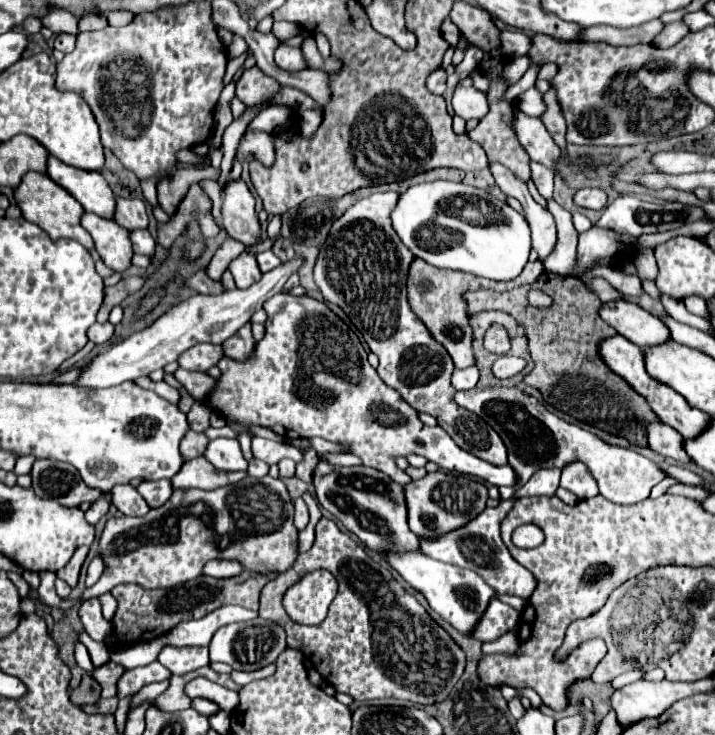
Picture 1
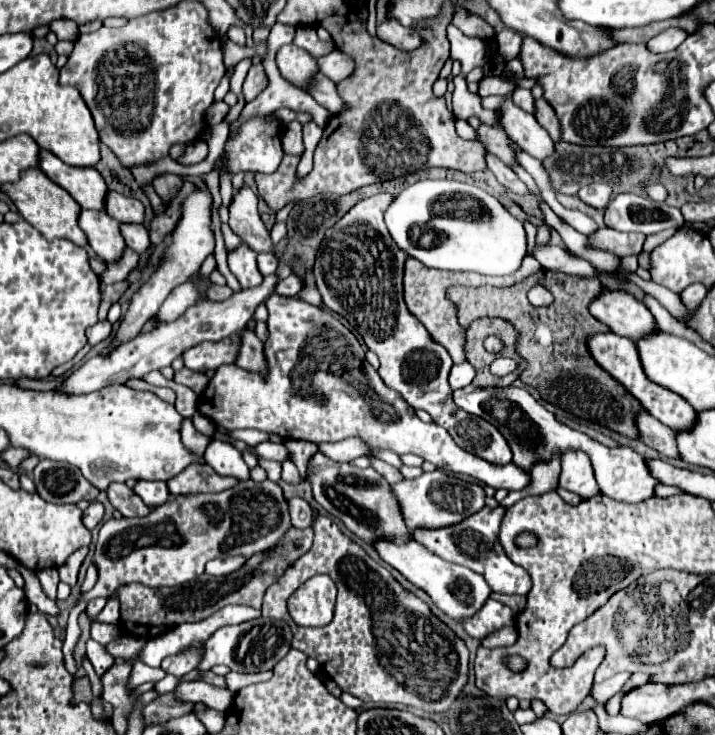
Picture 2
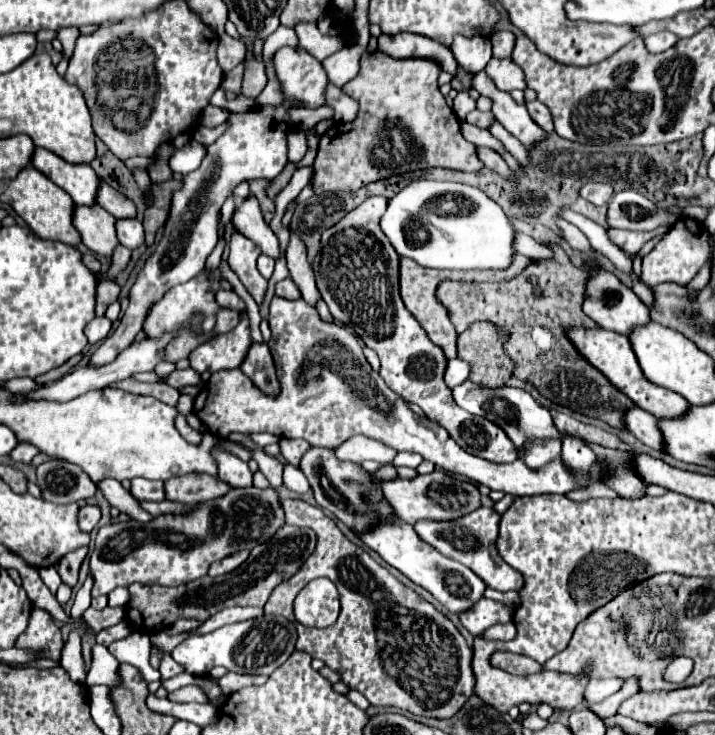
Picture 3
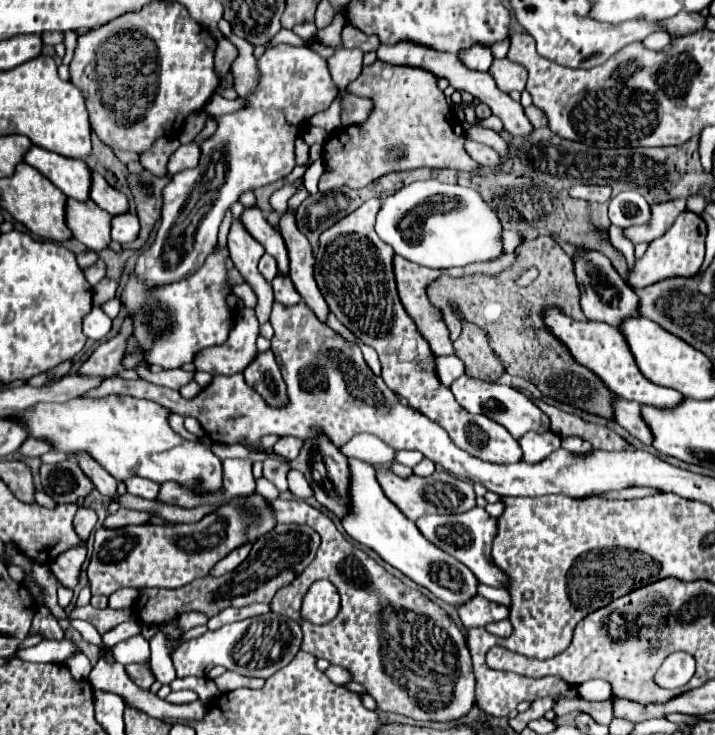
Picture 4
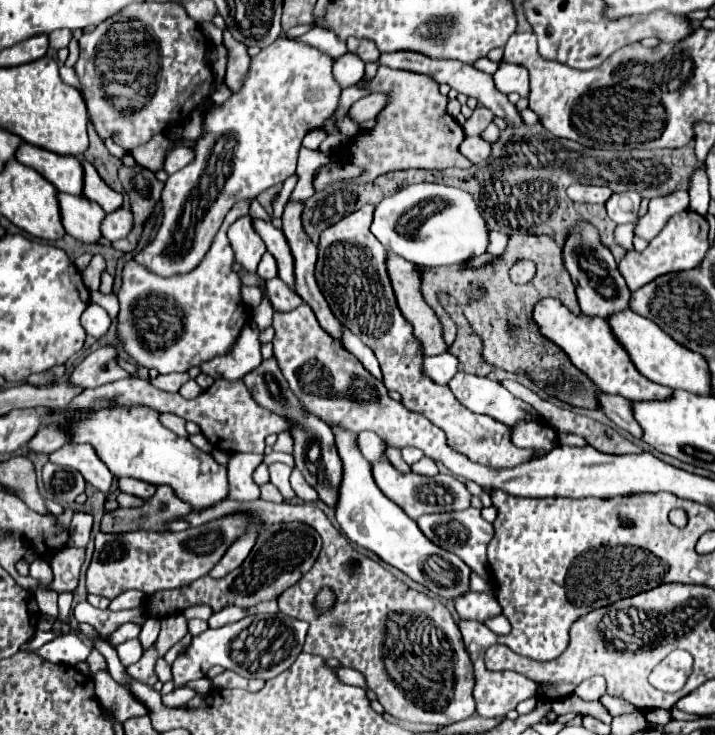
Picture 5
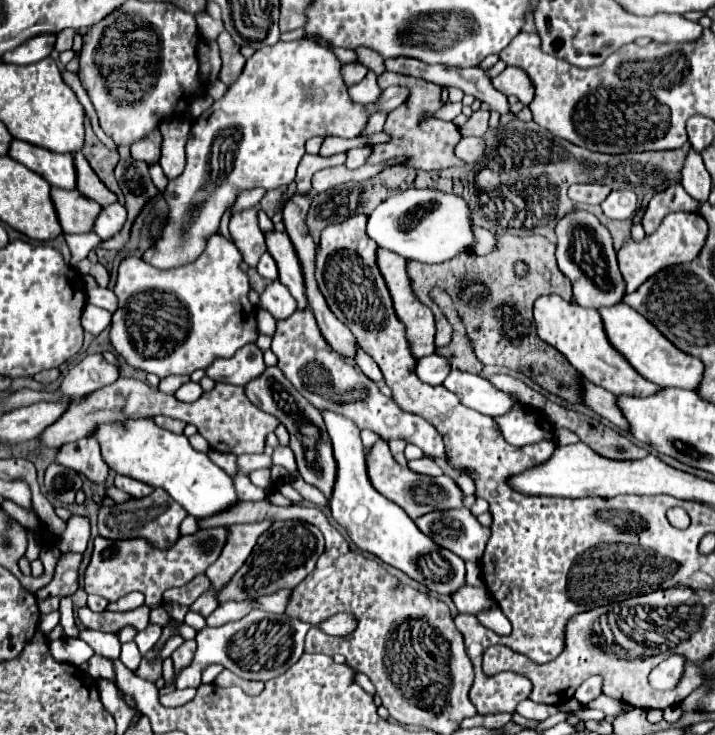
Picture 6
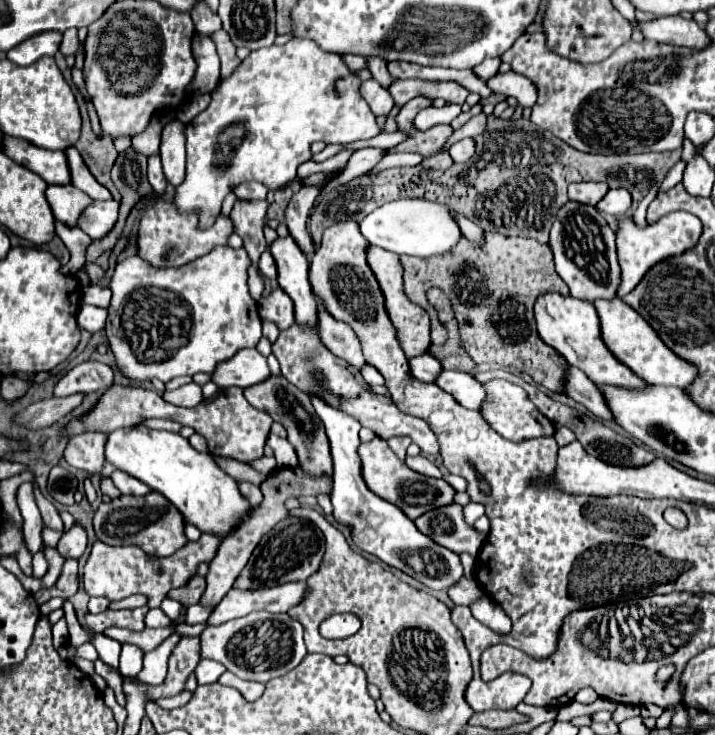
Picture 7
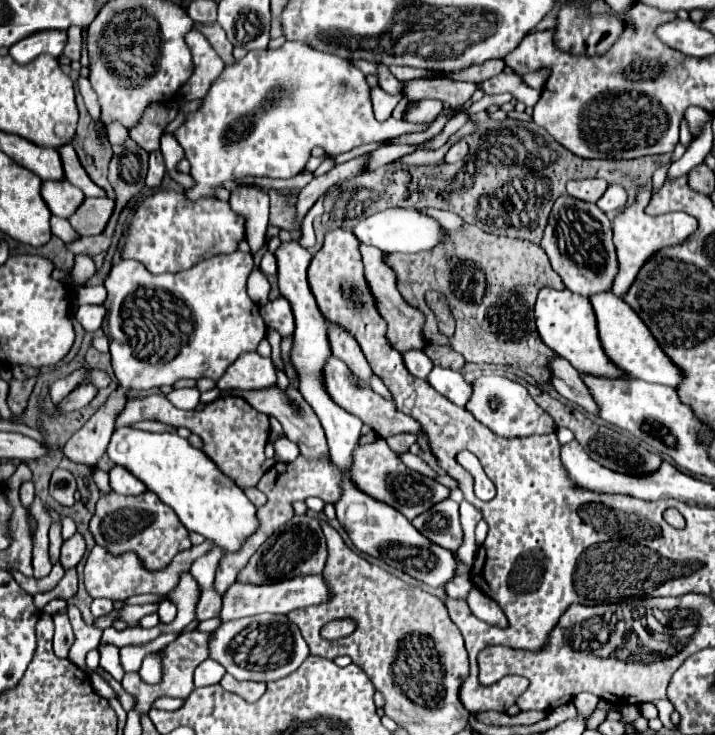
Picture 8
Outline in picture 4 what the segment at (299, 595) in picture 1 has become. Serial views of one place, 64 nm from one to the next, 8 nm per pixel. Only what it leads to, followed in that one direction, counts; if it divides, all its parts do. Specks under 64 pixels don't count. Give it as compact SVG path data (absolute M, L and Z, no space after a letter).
M318 580L314 586L310 586L310 592L302 598L300 616L302 620L308 620L312 624L326 624L336 618L340 610L340 596L336 592L336 586L328 580Z

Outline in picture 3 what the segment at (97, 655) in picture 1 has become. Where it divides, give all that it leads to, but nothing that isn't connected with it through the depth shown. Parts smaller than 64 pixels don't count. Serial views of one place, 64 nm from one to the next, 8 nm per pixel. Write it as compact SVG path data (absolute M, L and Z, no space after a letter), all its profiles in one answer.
M94 644L92 646L92 664L86 676L86 684L106 684L116 686L118 684L118 660L108 652L106 646Z

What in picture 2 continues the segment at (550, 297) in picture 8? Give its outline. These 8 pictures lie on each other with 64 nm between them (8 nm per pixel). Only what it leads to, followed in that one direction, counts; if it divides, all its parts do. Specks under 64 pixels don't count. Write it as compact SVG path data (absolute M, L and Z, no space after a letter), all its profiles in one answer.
M606 332L606 334L594 334L588 340L588 348L590 348L590 354L594 356L594 360L598 360L598 364L608 374L612 374L618 382L622 382L622 386L630 394L634 394L654 418L658 418L660 422L664 422L666 426L670 426L674 430L688 430L694 424L694 418L698 418L698 412L686 400L682 400L678 394L670 392L668 388L662 388L656 382L646 378L646 374L642 370L642 362L638 358L636 342L632 342L632 340L624 338L624 336L618 336L614 332Z

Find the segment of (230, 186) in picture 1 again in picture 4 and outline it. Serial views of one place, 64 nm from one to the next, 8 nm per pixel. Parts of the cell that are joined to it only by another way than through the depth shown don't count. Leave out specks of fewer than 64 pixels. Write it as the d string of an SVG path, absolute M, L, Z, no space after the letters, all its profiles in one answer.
M258 206L244 208L244 212L242 212L242 216L240 216L240 222L246 226L248 234L250 234L252 238L256 238L270 256L276 258L278 270L286 276L286 274L288 274L288 252L286 252L284 240L282 240L282 236L266 222L266 218L262 216L262 210L260 210Z

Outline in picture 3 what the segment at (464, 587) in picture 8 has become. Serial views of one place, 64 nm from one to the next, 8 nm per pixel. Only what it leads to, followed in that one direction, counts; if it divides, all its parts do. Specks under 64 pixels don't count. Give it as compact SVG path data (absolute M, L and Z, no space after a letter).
M482 598L472 610L460 614L460 622L472 636L478 636L494 624L512 622L512 610L500 602Z

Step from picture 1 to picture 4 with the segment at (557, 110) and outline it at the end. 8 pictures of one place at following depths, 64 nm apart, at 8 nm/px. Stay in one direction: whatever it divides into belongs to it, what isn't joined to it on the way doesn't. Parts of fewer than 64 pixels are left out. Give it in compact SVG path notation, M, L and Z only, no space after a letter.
M530 104L530 106L526 108L526 116L528 116L528 120L534 124L534 128L538 128L538 126L546 128L546 126L548 126L548 118L546 118L544 110L540 110L540 108L534 106L534 104Z

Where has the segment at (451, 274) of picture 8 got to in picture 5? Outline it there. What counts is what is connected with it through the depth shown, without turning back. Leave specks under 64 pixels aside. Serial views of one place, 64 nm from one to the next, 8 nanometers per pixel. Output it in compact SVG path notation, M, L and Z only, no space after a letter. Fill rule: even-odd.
M512 234L506 252L500 256L494 266L486 266L486 282L482 283L482 268L460 270L460 266L440 266L440 268L424 268L422 276L422 294L428 306L436 312L444 328L444 342L450 346L456 338L456 324L448 316L448 312L440 306L438 294L446 292L458 300L468 318L470 326L483 341L482 355L486 362L506 372L528 376L538 388L542 388L548 396L554 396L570 406L598 410L598 386L578 370L568 354L558 348L554 342L544 338L538 330L538 324L532 320L532 312L538 300L542 298L558 298L570 312L580 314L580 306L576 300L576 288L568 270L562 264L562 250L550 236L532 236L532 234ZM518 260L532 260L536 264L536 276L532 282L524 286L516 286L510 282L510 266Z

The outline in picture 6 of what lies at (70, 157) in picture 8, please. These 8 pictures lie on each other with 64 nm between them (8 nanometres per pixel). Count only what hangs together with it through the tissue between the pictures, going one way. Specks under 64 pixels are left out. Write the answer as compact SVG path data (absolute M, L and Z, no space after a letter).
M82 152L74 154L74 164L78 172L78 192L82 192L86 198L96 200L100 206L110 206L110 202L116 202L118 196L110 192L106 186L102 186L100 178L94 174L92 166L84 158Z

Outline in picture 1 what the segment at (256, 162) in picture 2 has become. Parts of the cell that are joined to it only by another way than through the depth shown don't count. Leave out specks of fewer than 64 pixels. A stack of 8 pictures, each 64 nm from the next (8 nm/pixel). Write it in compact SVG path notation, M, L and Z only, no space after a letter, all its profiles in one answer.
M250 132L244 136L244 140L240 142L240 148L236 152L238 160L252 160L258 158L264 166L272 166L274 164L274 144L272 144L272 136L266 132Z

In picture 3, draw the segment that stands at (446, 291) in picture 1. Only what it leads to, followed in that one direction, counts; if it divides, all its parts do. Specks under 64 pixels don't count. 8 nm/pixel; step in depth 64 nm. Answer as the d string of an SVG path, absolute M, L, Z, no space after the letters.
M524 248L516 250L516 258L514 264L508 270L432 270L432 268L424 268L418 266L412 258L402 258L400 260L400 292L402 292L402 300L406 304L406 308L410 310L410 314L420 322L420 326L428 332L428 338L442 346L444 354L448 358L456 358L458 356L458 332L454 330L454 324L450 322L450 314L446 310L446 306L442 306L442 302L438 302L438 296L434 294L434 290L438 288L438 282L444 280L458 280L458 282L506 282L510 278L516 278L522 270L526 270L526 266L530 266L530 258L524 254Z

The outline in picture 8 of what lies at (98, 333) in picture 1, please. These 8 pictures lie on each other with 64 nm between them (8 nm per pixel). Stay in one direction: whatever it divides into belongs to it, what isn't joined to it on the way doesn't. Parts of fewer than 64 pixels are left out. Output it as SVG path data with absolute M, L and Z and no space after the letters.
M78 306L78 310L76 310L76 320L88 332L100 330L102 322L104 322L104 316L106 316L104 306Z

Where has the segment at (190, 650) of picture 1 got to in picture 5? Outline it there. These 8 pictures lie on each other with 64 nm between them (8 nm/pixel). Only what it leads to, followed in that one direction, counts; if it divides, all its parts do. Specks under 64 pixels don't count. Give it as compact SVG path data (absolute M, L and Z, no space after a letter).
M158 658L156 666L154 666L154 672L156 672L156 676L162 683L172 680L172 668L170 668L170 664L164 658Z

